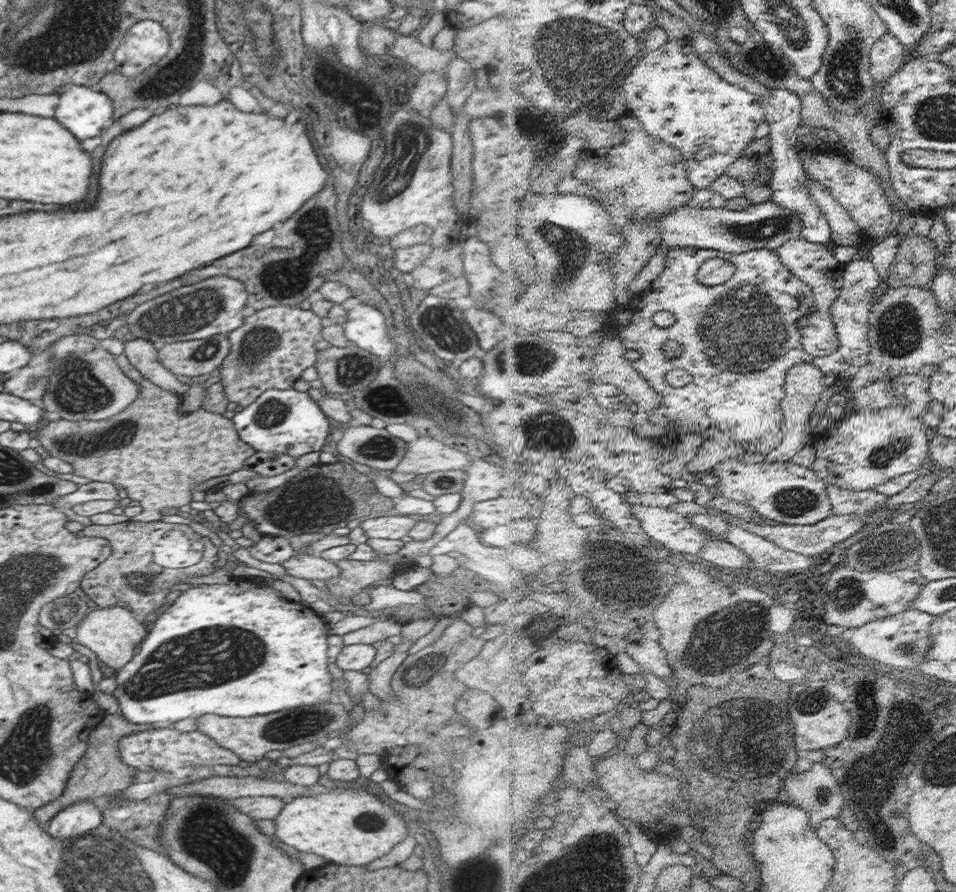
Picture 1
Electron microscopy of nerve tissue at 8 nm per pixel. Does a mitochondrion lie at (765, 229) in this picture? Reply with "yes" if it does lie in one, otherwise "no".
yes

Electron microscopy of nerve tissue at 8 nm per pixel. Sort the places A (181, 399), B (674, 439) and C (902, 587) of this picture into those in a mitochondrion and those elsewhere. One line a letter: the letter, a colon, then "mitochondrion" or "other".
A: other
B: other
C: other

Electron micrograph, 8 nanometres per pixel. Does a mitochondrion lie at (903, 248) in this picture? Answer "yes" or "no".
no

